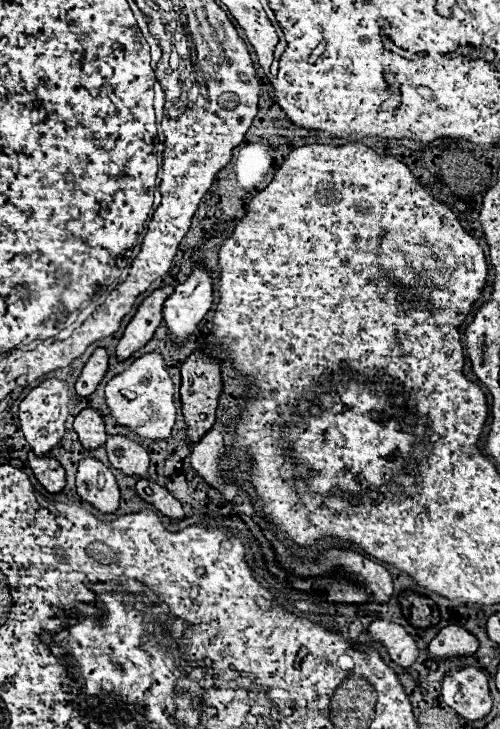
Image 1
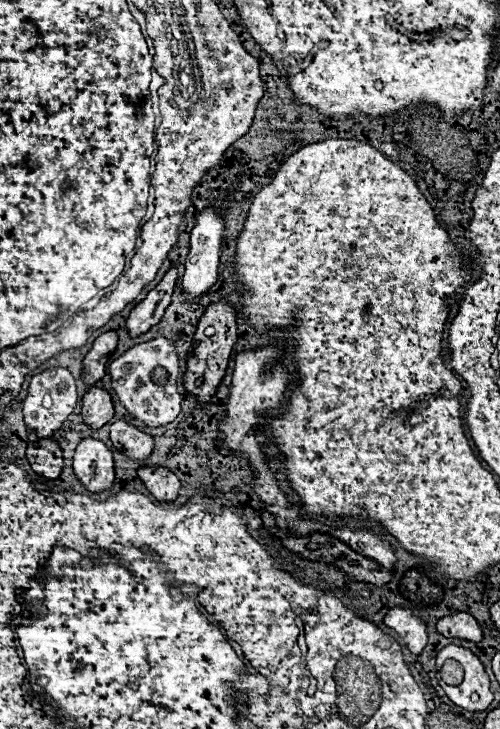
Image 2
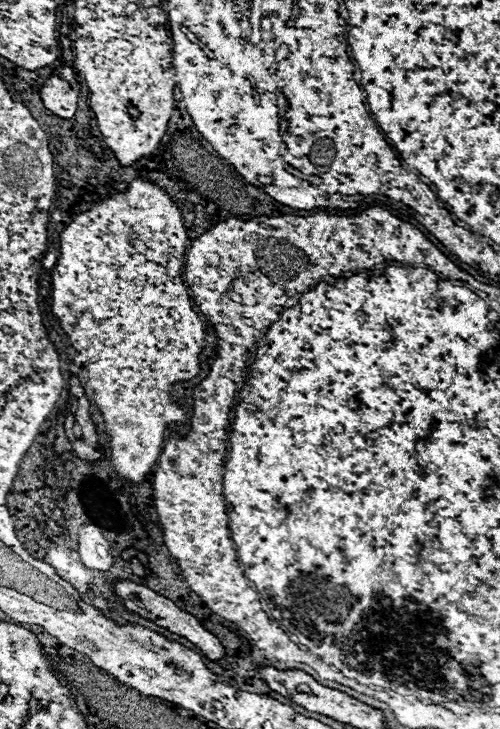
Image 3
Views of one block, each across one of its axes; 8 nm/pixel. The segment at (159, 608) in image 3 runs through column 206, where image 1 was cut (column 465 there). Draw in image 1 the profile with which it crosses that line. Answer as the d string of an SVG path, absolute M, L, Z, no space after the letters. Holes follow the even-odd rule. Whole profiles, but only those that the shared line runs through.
M446 626L428 644L426 650L430 660L466 658L478 650L478 640L470 632L466 632L462 626Z

